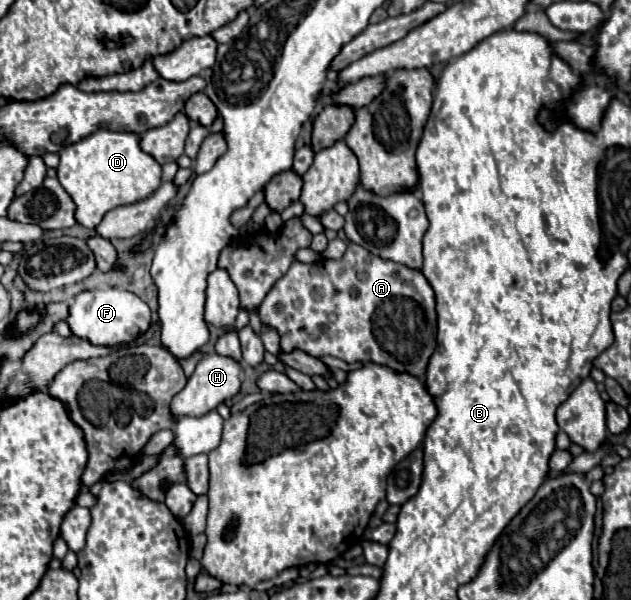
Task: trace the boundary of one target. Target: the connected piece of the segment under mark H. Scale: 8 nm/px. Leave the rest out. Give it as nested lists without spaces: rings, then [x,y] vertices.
[[[209,353],[205,355],[193,375],[189,377],[187,385],[183,387],[183,391],[179,391],[175,397],[173,397],[173,403],[171,403],[171,411],[173,411],[173,421],[179,421],[181,417],[201,417],[213,409],[217,409],[217,405],[221,405],[223,401],[231,399],[233,395],[239,393],[239,387],[241,387],[241,365],[237,361],[233,361],[231,357],[221,357],[217,353]]]

